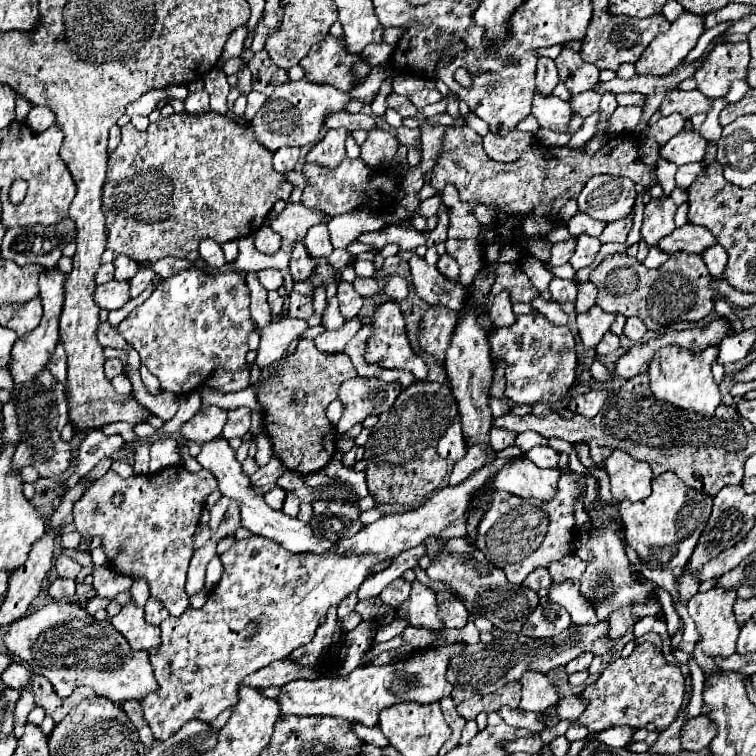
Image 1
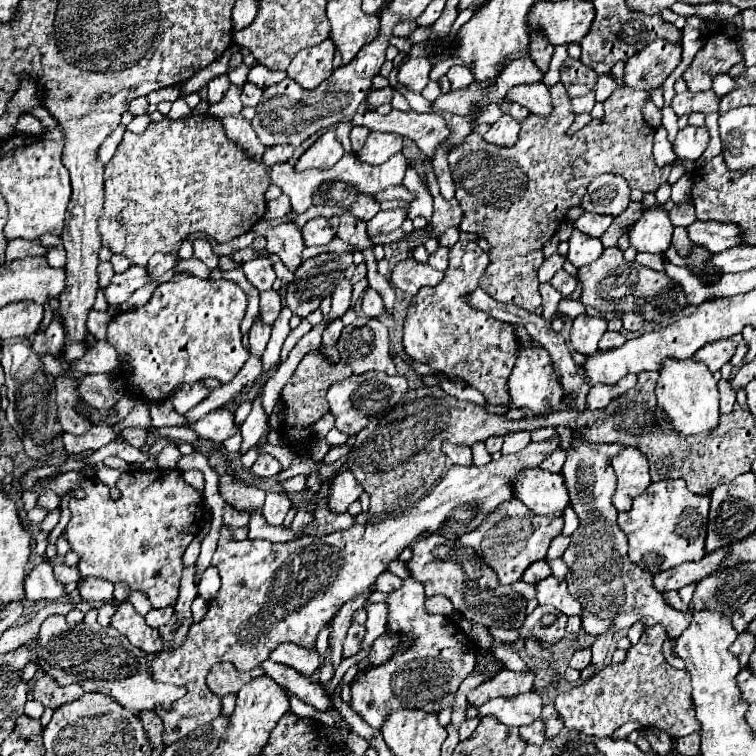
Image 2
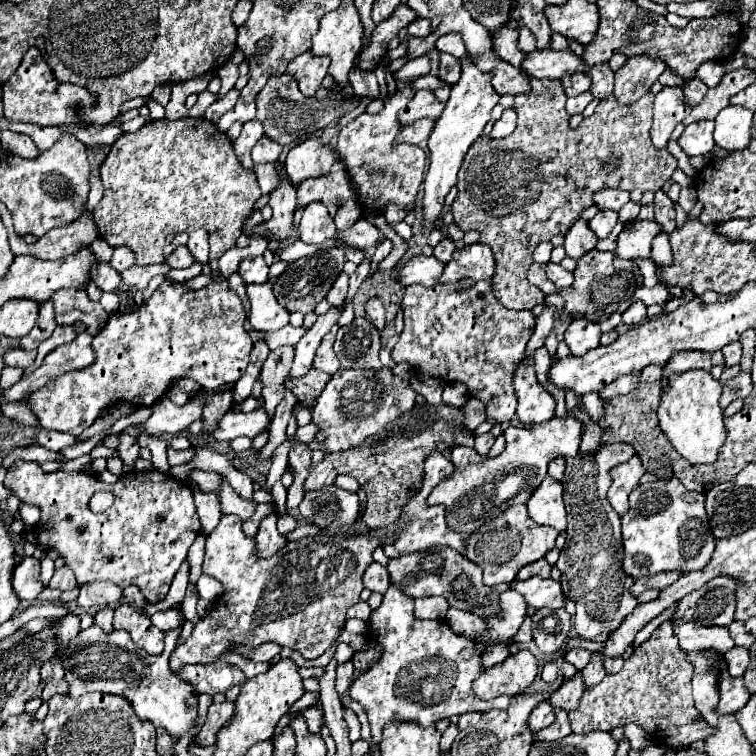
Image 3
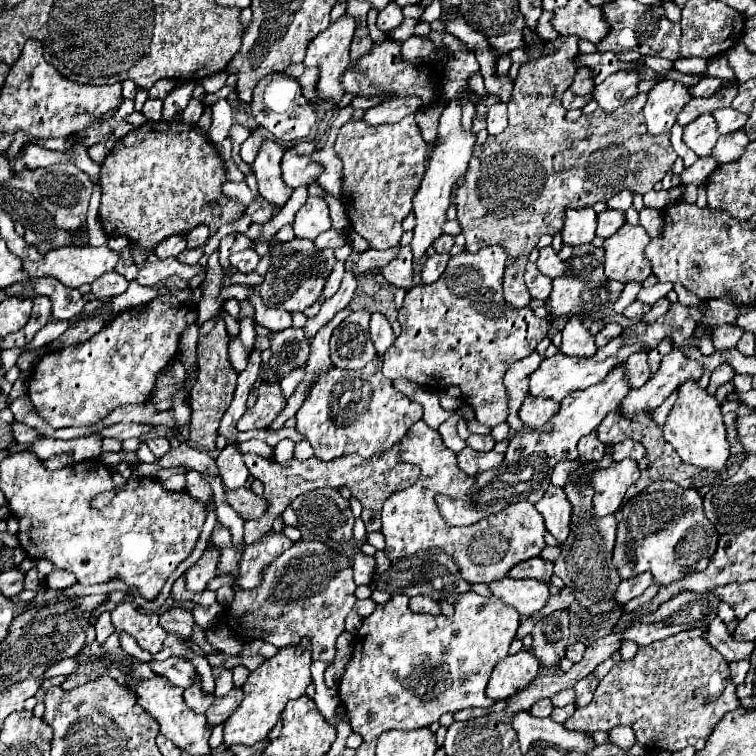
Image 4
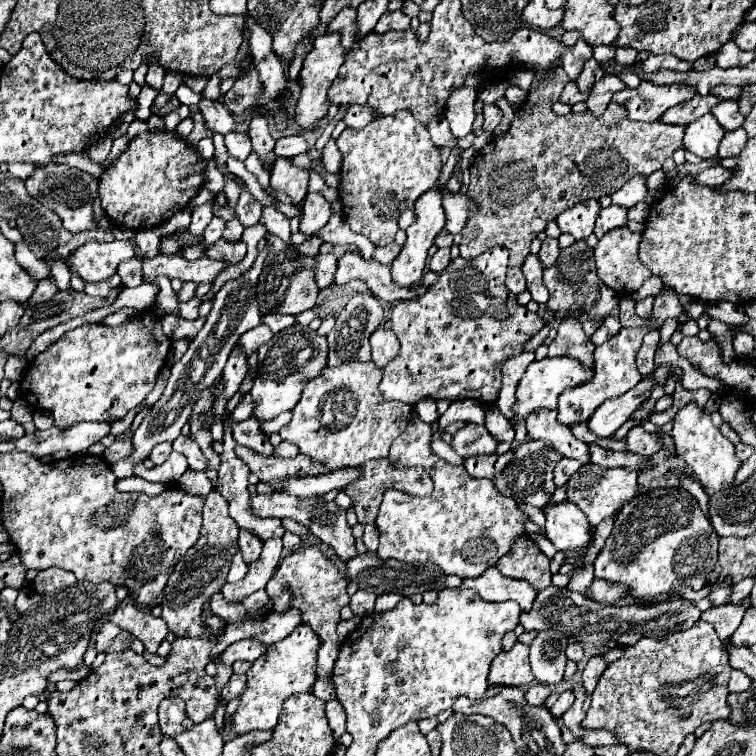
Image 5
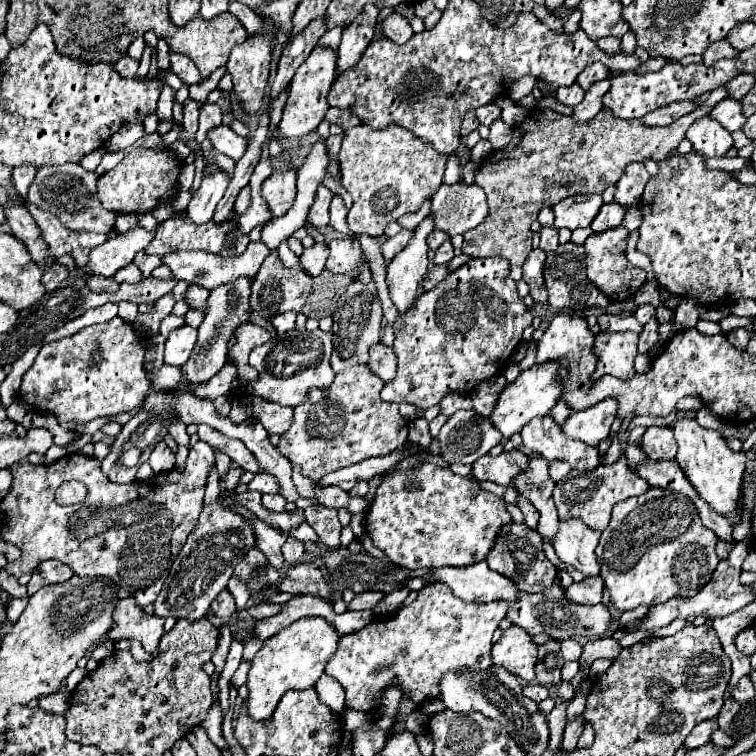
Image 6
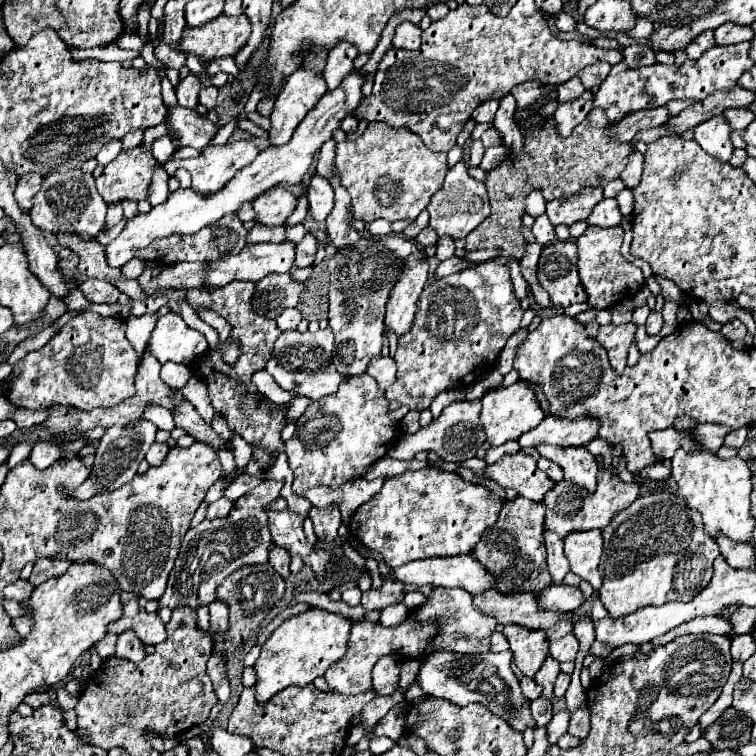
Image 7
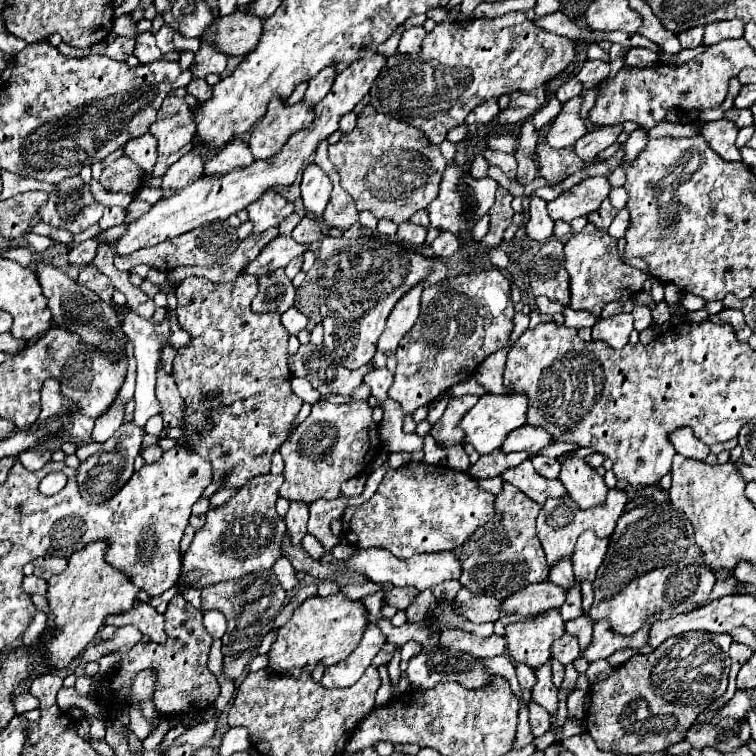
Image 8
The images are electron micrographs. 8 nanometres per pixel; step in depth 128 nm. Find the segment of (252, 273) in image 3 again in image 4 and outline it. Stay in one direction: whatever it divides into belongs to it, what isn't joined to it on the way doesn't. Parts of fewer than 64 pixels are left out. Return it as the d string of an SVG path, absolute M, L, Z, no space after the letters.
M246 248L246 250L234 252L234 254L230 256L230 264L232 264L238 272L242 272L242 274L252 274L252 272L256 270L256 266L258 266L258 260L260 260L260 256L256 254L254 248Z

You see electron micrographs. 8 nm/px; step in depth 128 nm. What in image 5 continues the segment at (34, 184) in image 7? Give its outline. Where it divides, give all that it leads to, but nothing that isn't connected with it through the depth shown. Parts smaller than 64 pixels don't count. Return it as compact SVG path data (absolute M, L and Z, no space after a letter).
M14 162L14 164L8 164L8 172L14 176L14 178L20 178L20 180L26 180L32 172L34 172L36 166L30 166L30 164L22 164L22 162Z

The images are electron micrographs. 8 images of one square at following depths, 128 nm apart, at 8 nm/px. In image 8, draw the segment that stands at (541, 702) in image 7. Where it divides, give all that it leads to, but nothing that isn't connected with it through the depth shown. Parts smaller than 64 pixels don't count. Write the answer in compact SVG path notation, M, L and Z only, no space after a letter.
M530 702L530 726L532 726L534 736L542 736L552 726L550 714L536 702Z

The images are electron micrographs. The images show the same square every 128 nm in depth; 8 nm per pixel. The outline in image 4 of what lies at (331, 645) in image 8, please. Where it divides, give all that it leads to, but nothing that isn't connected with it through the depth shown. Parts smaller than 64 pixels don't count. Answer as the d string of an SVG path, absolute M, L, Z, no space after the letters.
M306 642L300 644L304 652L300 654L294 646L280 648L280 652L272 658L268 658L260 668L250 672L246 684L242 686L244 698L242 704L236 708L236 712L224 722L224 744L226 748L232 748L236 744L254 746L256 742L262 742L268 738L270 730L276 726L282 710L286 708L288 700L304 696L308 684L310 684L310 646Z

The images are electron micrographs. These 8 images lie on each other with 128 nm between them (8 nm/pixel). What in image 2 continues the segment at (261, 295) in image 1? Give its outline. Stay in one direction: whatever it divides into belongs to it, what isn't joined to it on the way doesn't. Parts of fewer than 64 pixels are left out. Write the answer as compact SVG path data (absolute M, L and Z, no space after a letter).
M256 314L254 324L250 328L250 334L248 334L248 338L250 338L250 354L260 356L266 350L266 344L270 340L270 330L272 330L272 326L264 324L260 320L260 314Z

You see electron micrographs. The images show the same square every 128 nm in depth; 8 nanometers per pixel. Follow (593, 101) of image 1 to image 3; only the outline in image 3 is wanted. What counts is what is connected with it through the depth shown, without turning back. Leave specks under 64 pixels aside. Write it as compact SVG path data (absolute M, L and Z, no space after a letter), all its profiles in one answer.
M586 92L586 94L580 94L580 96L576 96L576 98L568 98L568 102L566 102L566 112L570 114L570 116L574 116L574 114L582 114L584 112L584 108L592 102L592 94L590 92Z

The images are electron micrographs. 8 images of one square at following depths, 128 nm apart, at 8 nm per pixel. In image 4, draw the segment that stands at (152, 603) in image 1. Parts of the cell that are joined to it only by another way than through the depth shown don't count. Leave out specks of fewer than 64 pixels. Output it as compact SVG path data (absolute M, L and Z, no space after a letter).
M172 608L160 614L160 626L168 634L180 634L180 636L192 636L194 618L190 616L190 610L186 608Z

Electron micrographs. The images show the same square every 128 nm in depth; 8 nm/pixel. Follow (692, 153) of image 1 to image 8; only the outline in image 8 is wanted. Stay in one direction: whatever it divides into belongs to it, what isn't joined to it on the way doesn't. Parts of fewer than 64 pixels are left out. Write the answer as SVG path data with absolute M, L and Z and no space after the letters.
M724 118L716 120L716 122L706 122L702 128L702 136L720 158L724 158L728 162L740 160L740 150L734 146L738 128L732 122L726 122Z

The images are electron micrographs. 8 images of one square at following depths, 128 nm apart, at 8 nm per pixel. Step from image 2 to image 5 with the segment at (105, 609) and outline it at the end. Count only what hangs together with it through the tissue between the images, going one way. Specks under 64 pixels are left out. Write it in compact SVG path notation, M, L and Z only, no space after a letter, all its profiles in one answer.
M104 622L104 626L96 634L96 650L98 652L104 652L104 648L118 636L118 632L120 630L112 622Z

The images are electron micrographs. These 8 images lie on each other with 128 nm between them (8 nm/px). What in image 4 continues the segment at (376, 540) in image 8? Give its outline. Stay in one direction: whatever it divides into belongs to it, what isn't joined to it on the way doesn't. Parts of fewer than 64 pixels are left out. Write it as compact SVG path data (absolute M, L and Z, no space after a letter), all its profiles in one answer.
M422 420L416 422L402 440L400 456L404 462L416 464L422 472L416 484L406 488L404 492L392 494L390 500L384 502L382 510L382 534L386 538L386 556L388 558L404 558L412 556L418 550L442 548L452 554L458 566L462 566L462 576L466 582L494 582L508 576L510 568L516 564L536 558L546 546L546 528L542 516L530 502L510 504L502 514L476 522L474 526L454 528L444 522L438 512L436 496L438 494L468 494L470 484L474 484L472 476L462 474L456 464L456 454L448 450L440 434L428 428Z

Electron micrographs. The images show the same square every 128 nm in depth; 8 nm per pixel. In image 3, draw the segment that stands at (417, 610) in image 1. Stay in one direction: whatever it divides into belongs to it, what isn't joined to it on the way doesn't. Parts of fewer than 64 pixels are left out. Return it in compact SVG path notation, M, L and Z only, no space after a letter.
M390 586L388 592L384 594L382 606L372 612L370 636L374 644L382 644L384 652L382 652L382 658L368 672L364 672L362 676L354 680L354 684L350 686L350 698L364 708L372 728L374 742L380 742L382 728L392 720L412 720L412 722L418 722L420 726L430 726L442 718L460 716L466 712L488 712L494 708L504 710L510 706L510 700L512 700L510 696L498 696L488 702L474 698L472 682L482 674L480 656L486 650L486 644L454 634L450 626L442 620L418 620L414 616L414 598L404 594L398 586Z

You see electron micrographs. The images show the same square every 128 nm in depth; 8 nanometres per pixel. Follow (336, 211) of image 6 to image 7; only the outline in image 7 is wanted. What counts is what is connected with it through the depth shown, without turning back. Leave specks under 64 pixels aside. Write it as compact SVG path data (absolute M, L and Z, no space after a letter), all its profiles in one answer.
M330 138L328 142L322 144L320 154L318 154L318 166L316 172L320 176L324 176L326 180L330 180L334 176L334 150L336 150L336 142Z

